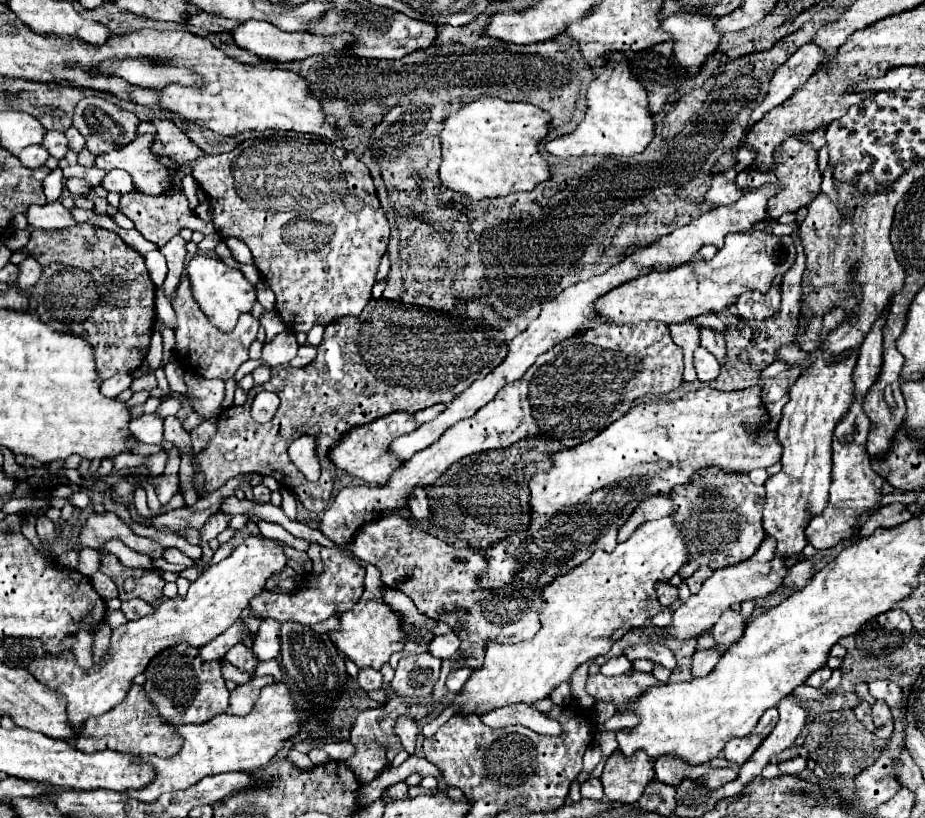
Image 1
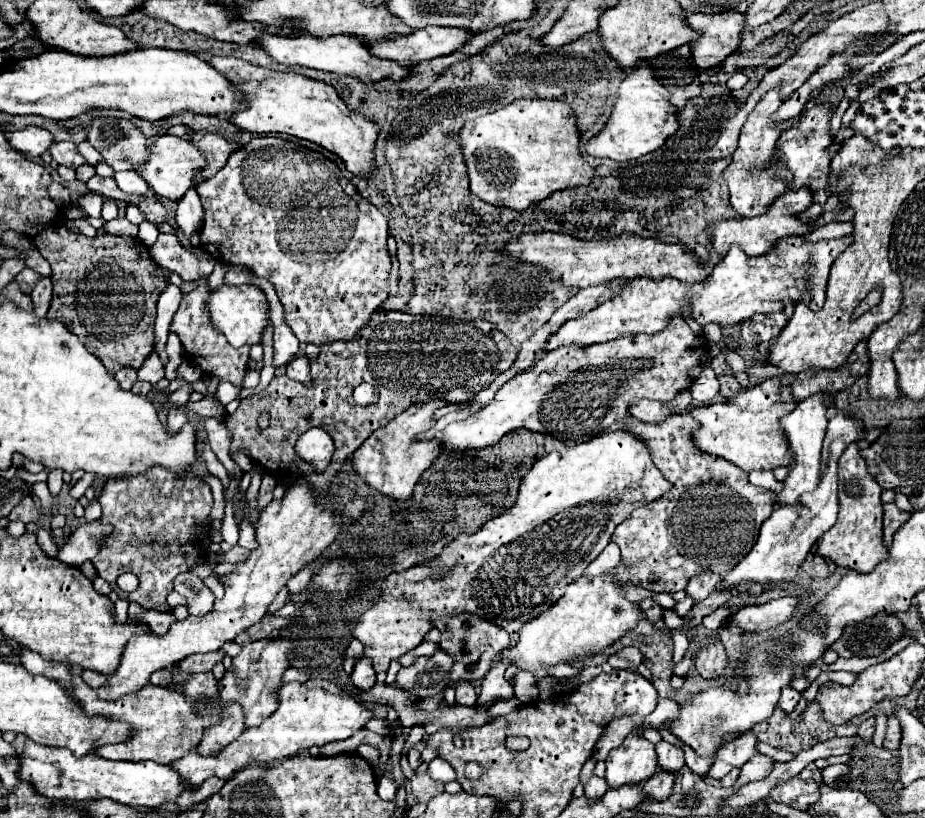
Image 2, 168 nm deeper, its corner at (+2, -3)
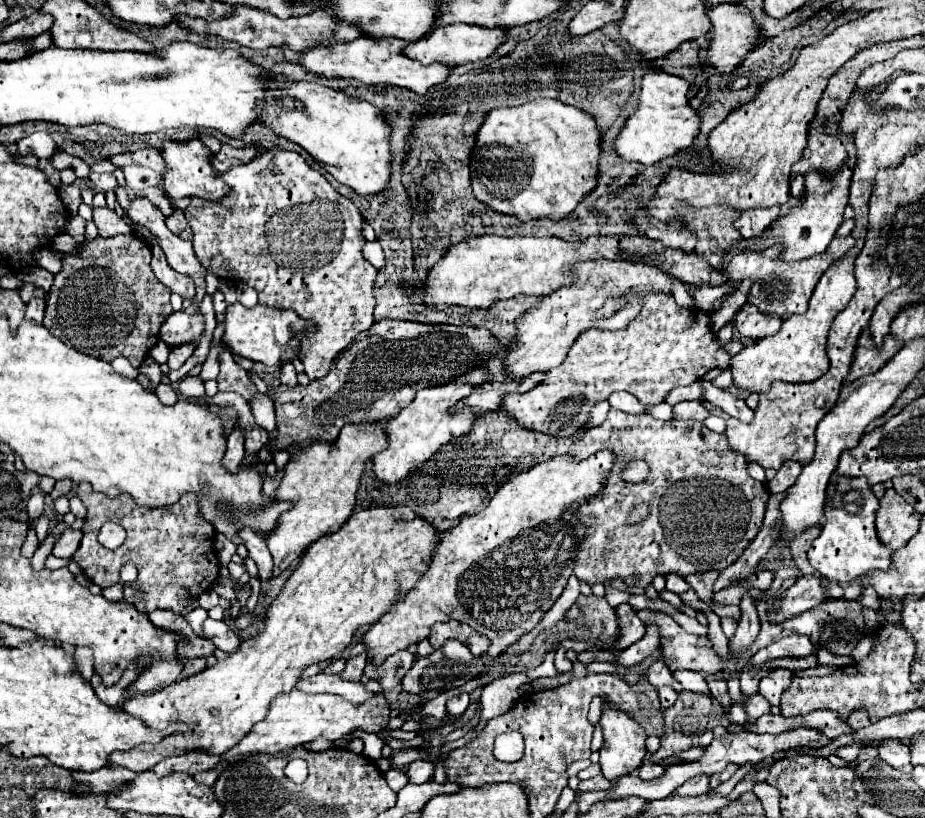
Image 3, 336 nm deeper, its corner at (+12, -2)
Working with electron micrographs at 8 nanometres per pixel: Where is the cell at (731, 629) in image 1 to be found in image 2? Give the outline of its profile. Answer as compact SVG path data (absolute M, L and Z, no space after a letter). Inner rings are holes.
M784 596L760 606L746 606L734 614L734 622L744 632L762 632L786 622L798 604L798 598Z

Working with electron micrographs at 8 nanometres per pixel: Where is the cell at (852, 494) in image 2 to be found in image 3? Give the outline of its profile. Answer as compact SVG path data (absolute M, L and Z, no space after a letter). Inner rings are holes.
M864 477L858 479L840 479L834 499L824 509L824 527L820 537L812 541L808 551L810 565L826 579L836 583L850 583L874 569L886 571L892 563L892 549L884 547L876 535L876 511L878 499L872 495Z

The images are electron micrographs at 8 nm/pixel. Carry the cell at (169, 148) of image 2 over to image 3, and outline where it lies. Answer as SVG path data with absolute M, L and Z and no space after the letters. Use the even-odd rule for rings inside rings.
M192 139L190 143L166 141L162 155L170 167L168 173L164 175L164 185L162 185L166 195L170 197L170 201L176 201L180 197L202 197L206 201L216 203L216 201L224 199L224 195L228 195L228 185L220 179L220 173L214 171L214 167L210 165L212 153L200 139Z

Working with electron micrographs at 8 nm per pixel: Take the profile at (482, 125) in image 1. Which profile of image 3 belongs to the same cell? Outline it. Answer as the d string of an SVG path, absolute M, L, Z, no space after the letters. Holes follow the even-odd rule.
M544 97L520 107L494 109L478 131L470 161L474 195L496 213L514 215L522 223L542 217L564 219L576 209L580 199L584 199L584 195L590 195L590 191L596 187L598 159L602 153L600 141L602 133L598 131L594 117L582 109L564 105L558 99Z

